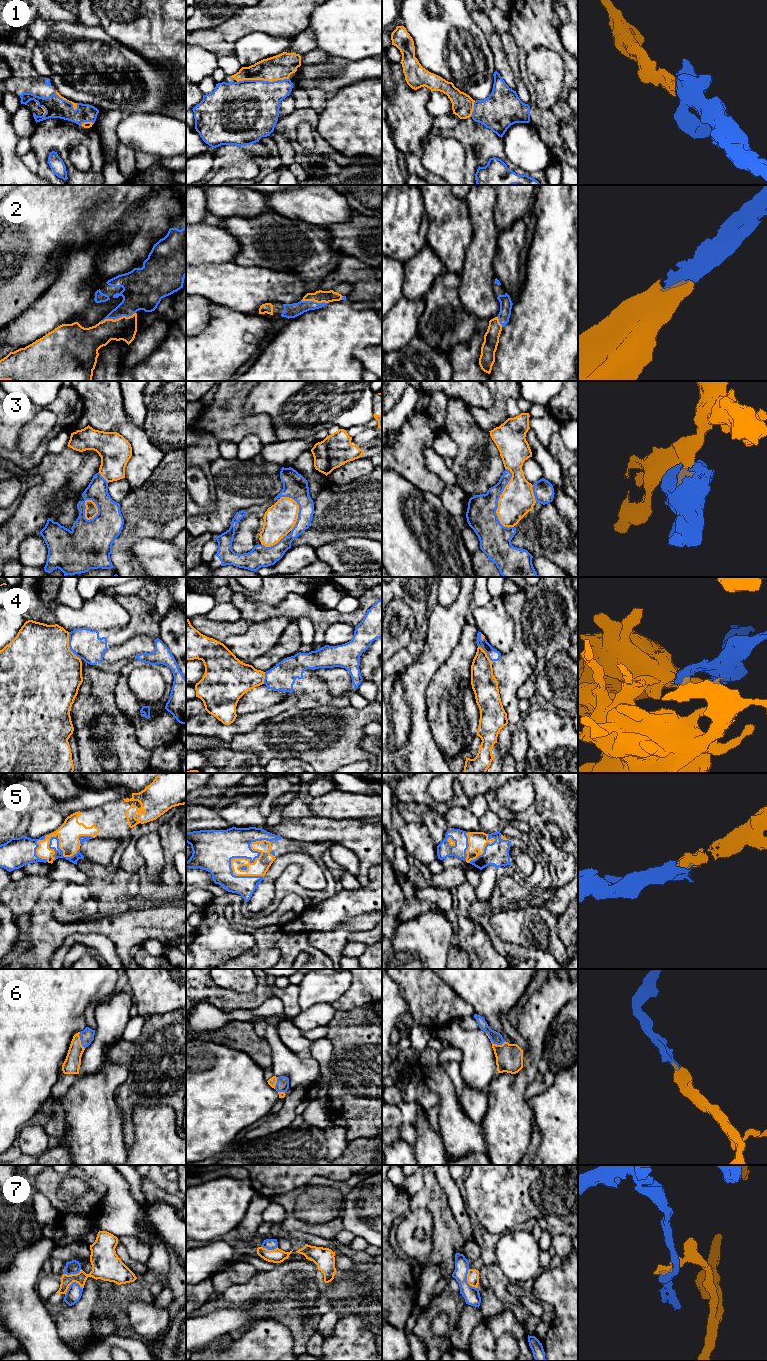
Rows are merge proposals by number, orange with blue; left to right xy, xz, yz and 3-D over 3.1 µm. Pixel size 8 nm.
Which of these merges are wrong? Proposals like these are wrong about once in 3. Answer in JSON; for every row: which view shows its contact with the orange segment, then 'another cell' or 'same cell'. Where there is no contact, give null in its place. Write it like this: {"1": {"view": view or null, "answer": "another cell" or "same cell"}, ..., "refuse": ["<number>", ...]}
{"1": {"view": "xz", "answer": "same cell"}, "2": {"view": "xy", "answer": "same cell"}, "3": {"view": "yz", "answer": "another cell"}, "4": {"view": "xy", "answer": "another cell"}, "5": {"view": "xz", "answer": "same cell"}, "6": {"view": "yz", "answer": "same cell"}, "7": {"view": "yz", "answer": "another cell"}, "refuse": ["3", "4", "7"]}

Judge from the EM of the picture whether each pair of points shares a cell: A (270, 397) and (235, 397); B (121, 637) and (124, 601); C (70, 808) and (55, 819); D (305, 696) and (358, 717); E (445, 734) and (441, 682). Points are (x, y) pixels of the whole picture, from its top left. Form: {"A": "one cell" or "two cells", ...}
{"A": "two cells", "B": "one cell", "C": "two cells", "D": "two cells", "E": "one cell"}

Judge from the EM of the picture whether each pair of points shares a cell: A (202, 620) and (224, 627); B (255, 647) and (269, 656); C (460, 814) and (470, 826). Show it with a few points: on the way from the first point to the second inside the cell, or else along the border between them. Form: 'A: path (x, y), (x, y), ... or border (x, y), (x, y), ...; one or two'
A: path (207, 625), (209, 627), (219, 627); one
B: border (280, 635), (269, 649), (250, 664); two
C: path (462, 817), (468, 823); one

